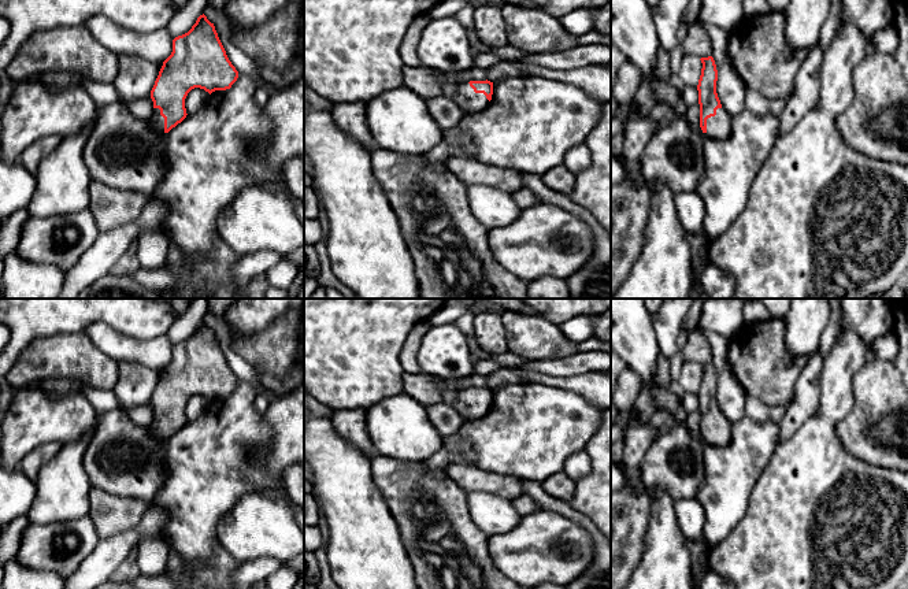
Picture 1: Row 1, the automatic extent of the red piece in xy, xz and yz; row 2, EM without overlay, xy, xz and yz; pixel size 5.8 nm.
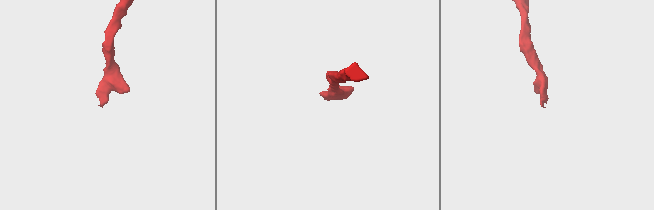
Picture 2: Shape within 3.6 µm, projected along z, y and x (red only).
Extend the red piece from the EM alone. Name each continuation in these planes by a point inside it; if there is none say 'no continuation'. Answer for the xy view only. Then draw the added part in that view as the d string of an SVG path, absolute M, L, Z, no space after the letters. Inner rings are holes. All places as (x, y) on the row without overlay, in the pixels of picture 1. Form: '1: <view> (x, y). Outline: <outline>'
1: xy (156, 428). Outline: M153 415L153 421L152 421L149 429L151 429L151 433L156 438L164 438L164 425L160 422L160 416L159 415Z

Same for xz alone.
1: xz (470, 408). Outline: M459 389L457 400L452 405L466 422L479 419L489 411L486 403L483 400L475 400L468 389Z

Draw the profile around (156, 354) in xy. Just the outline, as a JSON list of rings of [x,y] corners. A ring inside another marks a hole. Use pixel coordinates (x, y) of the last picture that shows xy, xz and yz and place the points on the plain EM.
[[[96,322],[85,333],[105,355],[116,362],[137,362],[162,371],[173,359],[173,345],[166,334],[140,341],[123,336],[104,322]]]

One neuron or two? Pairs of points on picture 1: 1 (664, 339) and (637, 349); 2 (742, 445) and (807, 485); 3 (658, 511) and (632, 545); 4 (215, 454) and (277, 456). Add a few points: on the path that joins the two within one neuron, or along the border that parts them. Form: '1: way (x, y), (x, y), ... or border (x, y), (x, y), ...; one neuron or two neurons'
1: border (651, 317), (660, 352); two neurons
2: border (779, 443), (752, 489); two neurons
3: border (649, 491), (651, 518), (641, 554); two neurons
4: border (271, 433), (269, 449), (247, 459), (270, 477); two neurons

